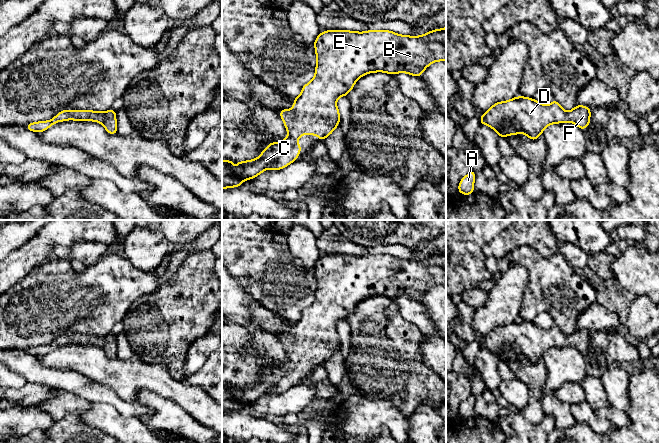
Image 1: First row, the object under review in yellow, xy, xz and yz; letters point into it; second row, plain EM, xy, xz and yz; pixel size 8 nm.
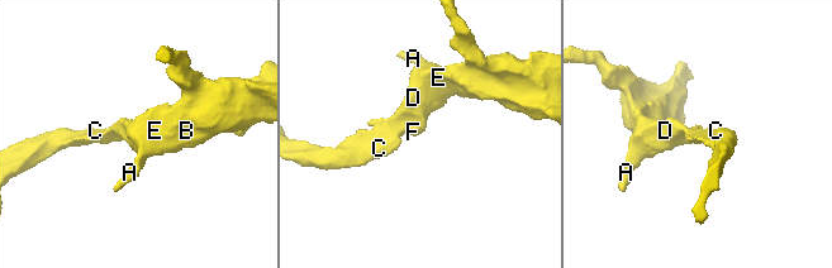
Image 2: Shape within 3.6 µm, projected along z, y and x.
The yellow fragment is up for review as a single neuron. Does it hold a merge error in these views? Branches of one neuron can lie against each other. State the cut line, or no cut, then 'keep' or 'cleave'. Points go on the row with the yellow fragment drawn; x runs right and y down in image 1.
no cut; keep

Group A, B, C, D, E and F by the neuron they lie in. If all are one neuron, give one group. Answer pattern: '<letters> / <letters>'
A B C D E F

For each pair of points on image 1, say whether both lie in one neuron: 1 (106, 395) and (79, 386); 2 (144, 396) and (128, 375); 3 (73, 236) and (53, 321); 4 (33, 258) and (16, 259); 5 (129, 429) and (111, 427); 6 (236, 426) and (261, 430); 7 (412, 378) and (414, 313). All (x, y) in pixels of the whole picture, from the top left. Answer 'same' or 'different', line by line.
1: same
2: different
3: different
4: same
5: same
6: same
7: different

